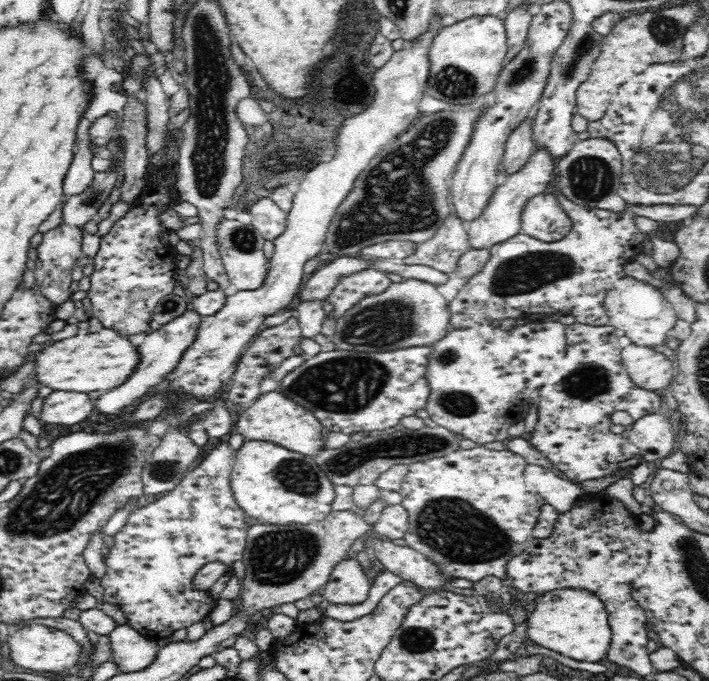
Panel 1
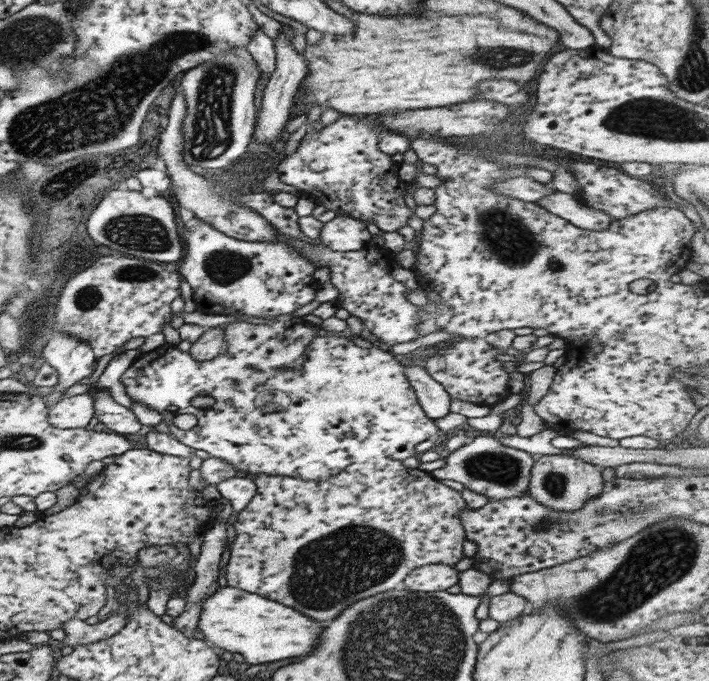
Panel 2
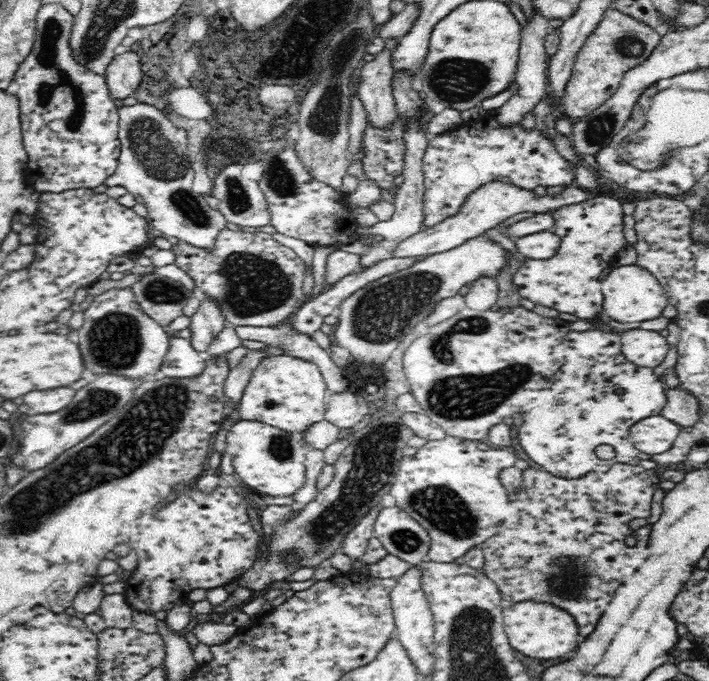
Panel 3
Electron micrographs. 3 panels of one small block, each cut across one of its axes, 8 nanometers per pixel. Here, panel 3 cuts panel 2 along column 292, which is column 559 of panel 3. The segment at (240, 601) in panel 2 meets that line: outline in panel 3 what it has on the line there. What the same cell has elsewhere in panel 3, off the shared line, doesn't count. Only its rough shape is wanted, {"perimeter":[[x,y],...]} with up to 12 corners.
{"perimeter":[[548,603],[503,609],[518,652],[552,660],[574,650],[578,626]]}

